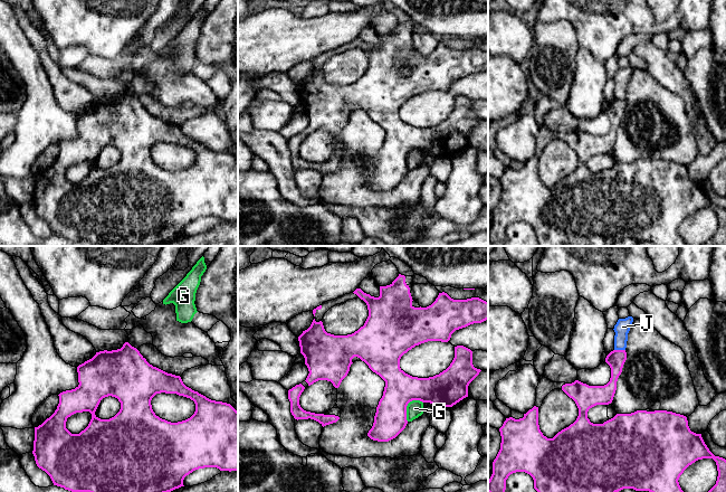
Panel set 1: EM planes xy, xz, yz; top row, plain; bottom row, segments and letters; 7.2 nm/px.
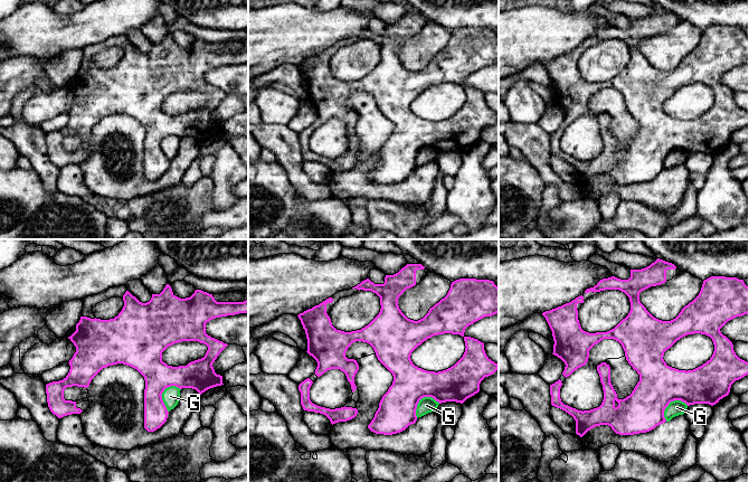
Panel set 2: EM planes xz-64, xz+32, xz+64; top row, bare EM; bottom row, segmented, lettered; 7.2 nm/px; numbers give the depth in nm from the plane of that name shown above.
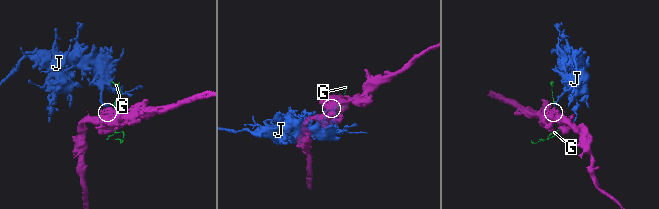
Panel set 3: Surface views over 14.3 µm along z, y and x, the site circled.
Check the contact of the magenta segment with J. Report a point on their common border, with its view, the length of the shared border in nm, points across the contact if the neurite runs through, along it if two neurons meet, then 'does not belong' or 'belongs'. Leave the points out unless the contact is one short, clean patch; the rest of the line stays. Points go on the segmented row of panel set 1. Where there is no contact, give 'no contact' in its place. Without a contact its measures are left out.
yz (620, 350) | 80 nm | along yz (614, 349), (624, 350) | does not belong

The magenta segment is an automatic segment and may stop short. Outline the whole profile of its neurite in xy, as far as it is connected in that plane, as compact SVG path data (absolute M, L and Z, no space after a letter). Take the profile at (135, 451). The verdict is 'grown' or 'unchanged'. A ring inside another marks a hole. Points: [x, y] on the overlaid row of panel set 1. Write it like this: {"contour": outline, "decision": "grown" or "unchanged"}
{"contour": "M125 342L123 347L117 350L104 350L96 352L96 354L92 359L85 361L84 363L77 367L77 372L79 385L75 389L60 392L58 395L59 404L55 413L49 418L47 418L41 425L35 427L32 454L35 456L37 466L50 476L54 485L64 488L65 490L71 492L171 492L175 489L184 486L184 477L199 469L217 467L220 471L238 471L238 411L230 404L211 400L206 396L199 394L198 391L194 391L191 388L187 387L180 376L168 373L156 367L153 367L146 361L146 359L140 353L137 349L132 347L128 342ZM161 392L176 394L179 396L190 398L195 404L194 414L190 418L178 423L171 423L160 418L153 411L151 400L156 394ZM108 396L118 399L118 401L121 403L121 409L114 417L109 419L101 419L95 415L95 411L101 400ZM83 411L89 411L92 414L92 419L88 426L79 434L71 434L66 428L67 418L76 413Z", "decision": "unchanged"}

